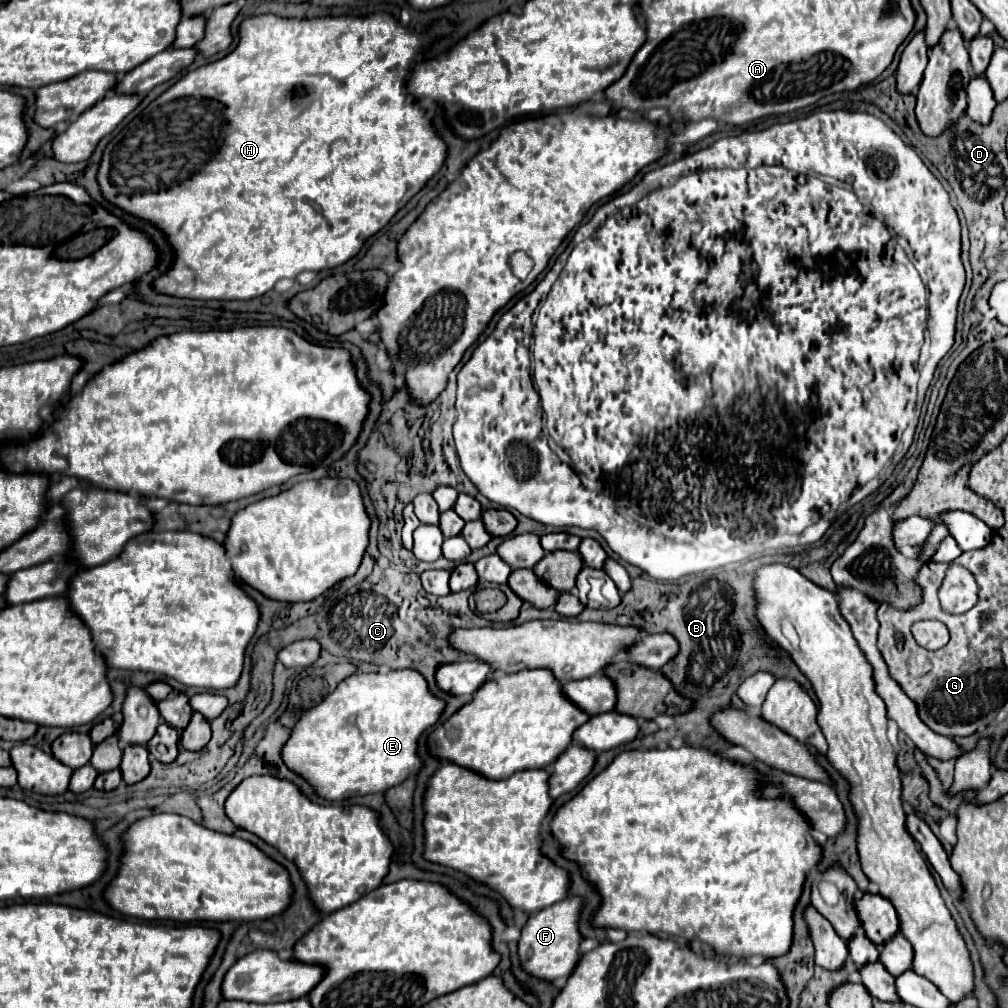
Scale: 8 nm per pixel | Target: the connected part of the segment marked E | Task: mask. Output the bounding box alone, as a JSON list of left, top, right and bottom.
[280,670,444,800]

